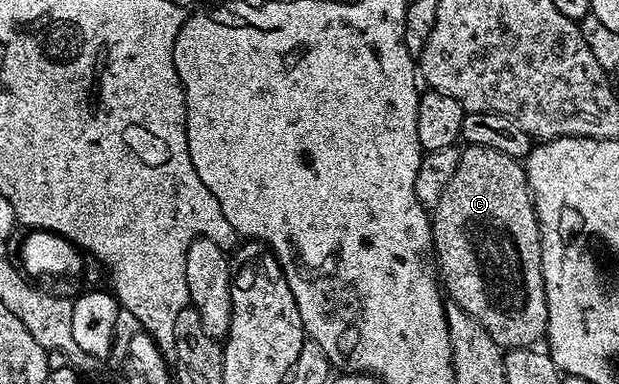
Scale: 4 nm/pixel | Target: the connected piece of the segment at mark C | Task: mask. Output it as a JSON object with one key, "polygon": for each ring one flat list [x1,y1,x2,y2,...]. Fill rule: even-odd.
{"polygon":[[465,145,451,183,443,187,443,195,431,211,431,220,435,264,448,300,463,307,502,350,536,346,537,340,545,337,547,303,541,270,541,228,524,164,511,155,491,151,491,147]]}

